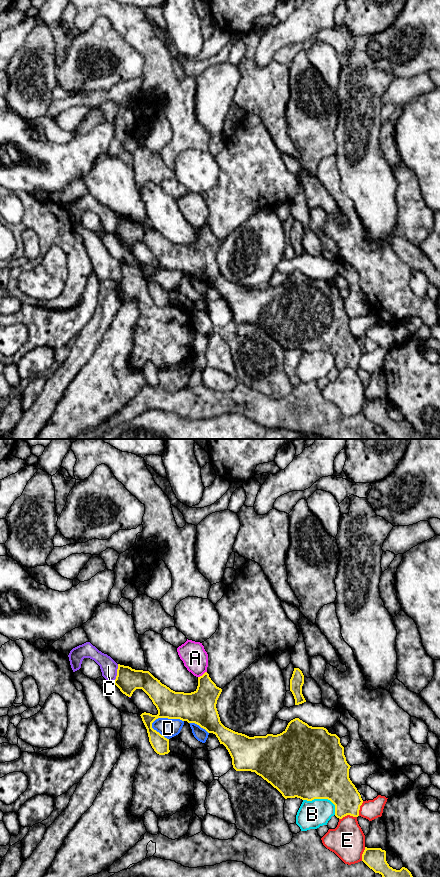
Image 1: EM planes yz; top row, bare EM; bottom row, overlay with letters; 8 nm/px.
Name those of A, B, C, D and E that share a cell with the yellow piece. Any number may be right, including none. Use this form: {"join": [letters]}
{"join": ["C"]}

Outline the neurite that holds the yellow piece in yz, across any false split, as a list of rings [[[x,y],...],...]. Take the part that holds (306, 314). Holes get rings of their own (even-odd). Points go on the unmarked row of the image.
[[[118,216],[117,228],[113,234],[120,243],[131,249],[136,241],[142,241],[152,252],[158,262],[157,267],[142,265],[140,268],[147,281],[149,294],[159,307],[170,304],[169,291],[152,280],[152,275],[158,270],[180,271],[188,275],[195,275],[208,285],[213,285],[228,302],[232,317],[236,323],[251,323],[261,328],[276,340],[282,348],[300,350],[312,353],[314,351],[328,351],[335,357],[335,368],[339,371],[350,367],[359,368],[363,355],[360,345],[349,330],[350,317],[344,307],[344,299],[336,286],[331,286],[324,279],[312,279],[299,270],[291,272],[286,281],[277,287],[249,289],[225,279],[216,260],[217,252],[222,241],[217,239],[205,224],[198,229],[198,238],[194,244],[175,244],[149,223],[135,222],[129,218]]]

